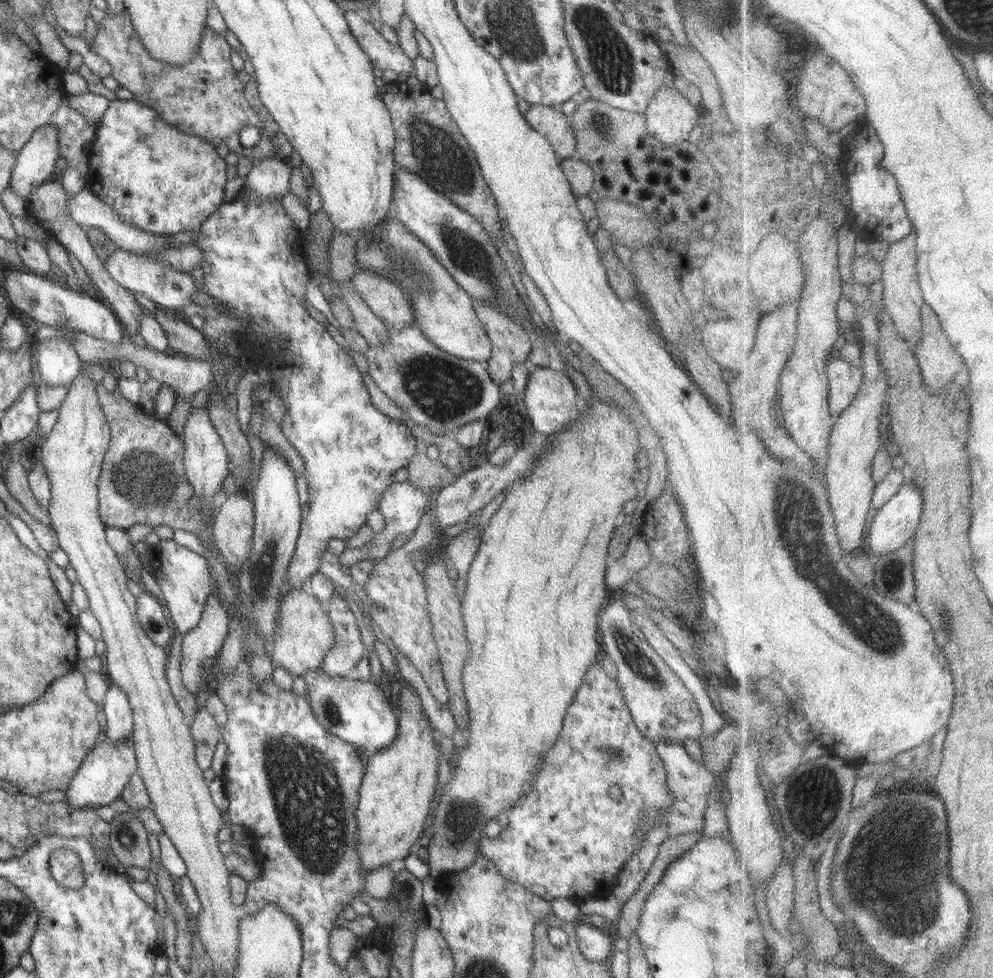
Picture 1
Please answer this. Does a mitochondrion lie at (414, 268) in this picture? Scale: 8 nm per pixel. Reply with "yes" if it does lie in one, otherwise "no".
yes

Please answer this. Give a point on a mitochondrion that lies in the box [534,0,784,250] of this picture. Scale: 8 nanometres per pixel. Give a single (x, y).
(611, 65)

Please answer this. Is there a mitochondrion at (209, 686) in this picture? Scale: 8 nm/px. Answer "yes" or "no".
no

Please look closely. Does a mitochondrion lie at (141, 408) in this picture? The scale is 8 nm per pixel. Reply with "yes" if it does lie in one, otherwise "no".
no

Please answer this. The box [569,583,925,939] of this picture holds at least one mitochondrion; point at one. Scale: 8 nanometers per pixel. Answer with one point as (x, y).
(635, 660)

